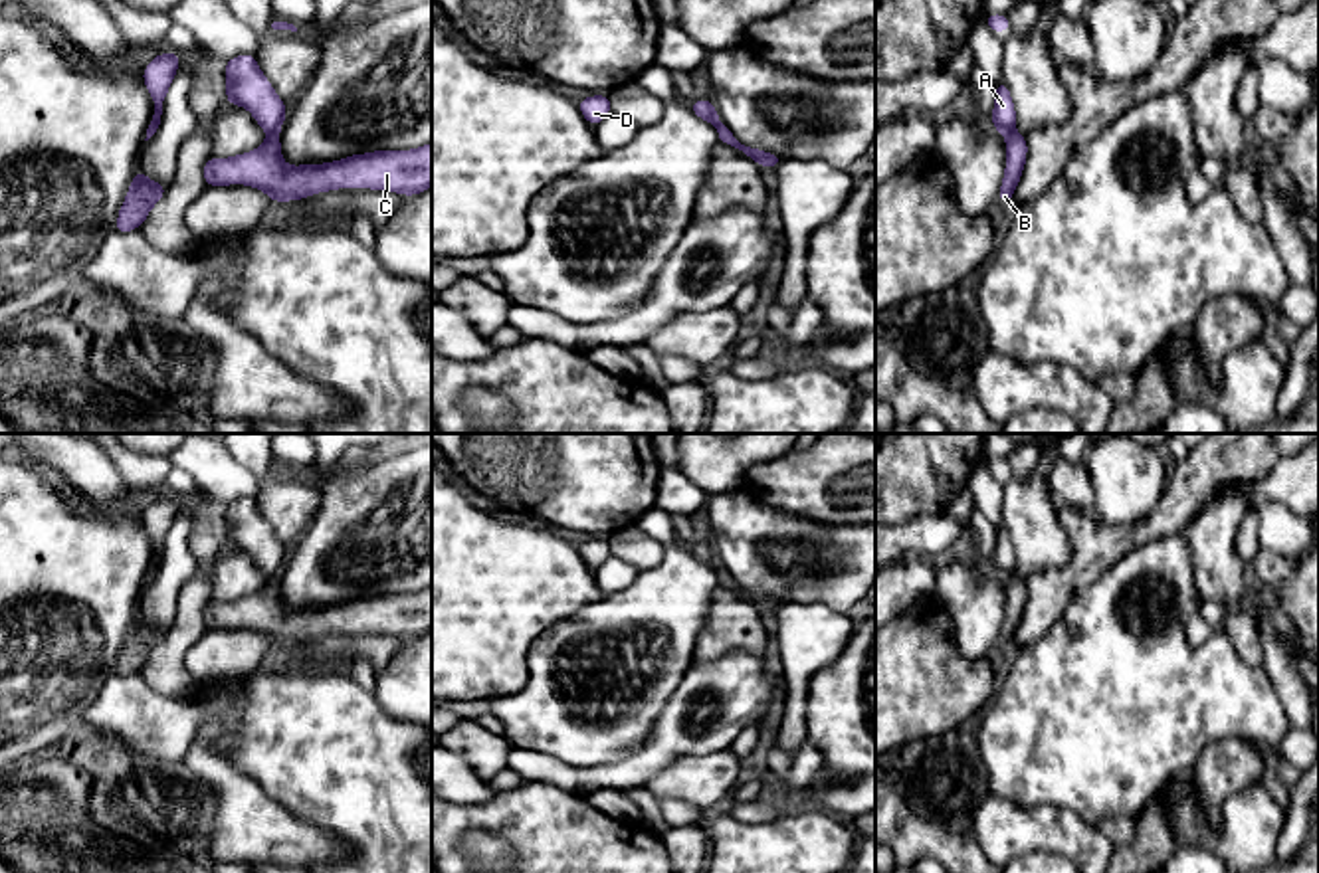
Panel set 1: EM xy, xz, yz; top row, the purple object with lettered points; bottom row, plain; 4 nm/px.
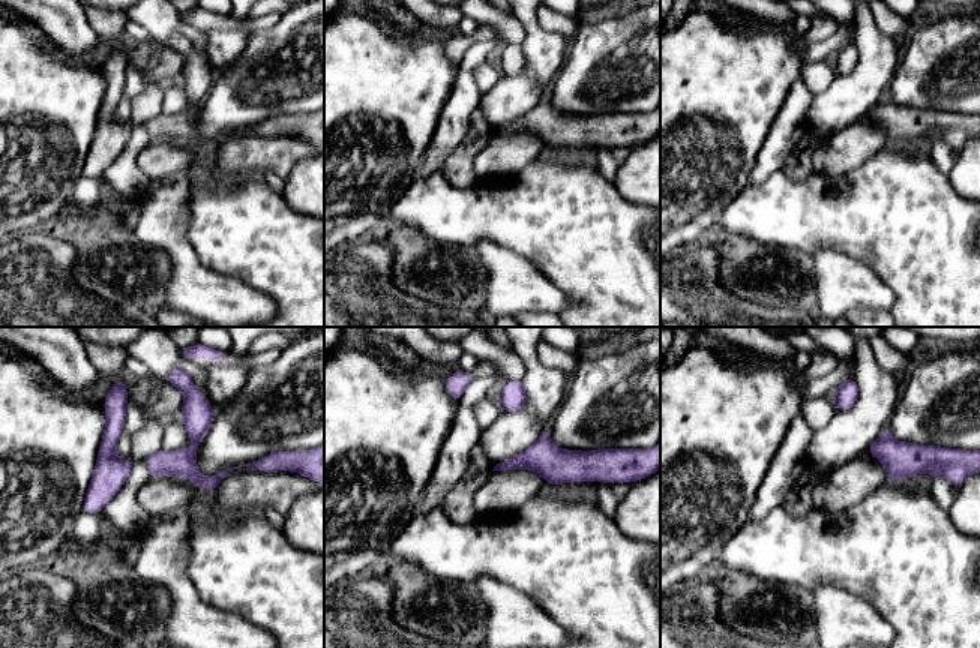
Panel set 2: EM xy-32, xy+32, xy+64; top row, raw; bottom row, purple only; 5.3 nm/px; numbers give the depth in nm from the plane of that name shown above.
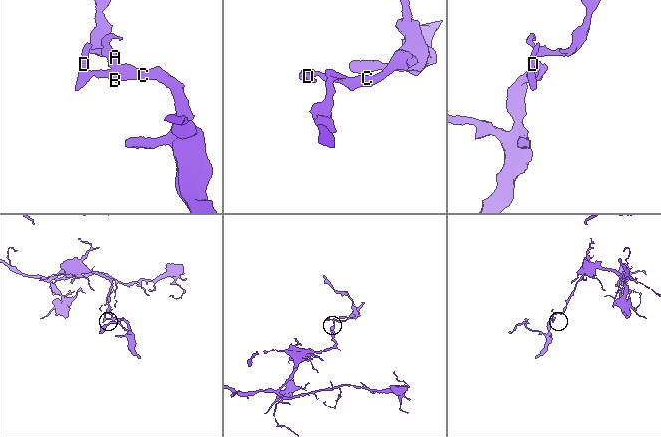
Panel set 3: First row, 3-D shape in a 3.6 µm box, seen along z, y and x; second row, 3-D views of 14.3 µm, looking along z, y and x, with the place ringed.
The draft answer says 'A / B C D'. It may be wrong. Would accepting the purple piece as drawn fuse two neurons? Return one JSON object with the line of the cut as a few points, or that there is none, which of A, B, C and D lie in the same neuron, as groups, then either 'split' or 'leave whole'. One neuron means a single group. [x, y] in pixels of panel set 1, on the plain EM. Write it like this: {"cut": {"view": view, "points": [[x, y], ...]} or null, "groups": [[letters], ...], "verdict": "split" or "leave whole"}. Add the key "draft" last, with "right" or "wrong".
{"cut": {"view": "xy", "points": [[280, 569], [270, 581]]}, "groups": [["A"], ["B", "C", "D"]], "verdict": "split", "draft": "right"}

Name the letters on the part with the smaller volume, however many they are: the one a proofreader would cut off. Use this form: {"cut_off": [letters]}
{"cut_off": ["B", "C", "D"]}

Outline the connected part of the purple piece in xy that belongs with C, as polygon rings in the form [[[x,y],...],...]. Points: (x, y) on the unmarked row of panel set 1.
[[[281,570],[252,596],[208,602],[202,612],[206,630],[248,628],[263,633],[271,645],[303,643],[335,631],[372,631],[414,639],[432,630],[432,586],[414,594],[374,594],[327,608],[287,610],[281,602],[279,574]]]

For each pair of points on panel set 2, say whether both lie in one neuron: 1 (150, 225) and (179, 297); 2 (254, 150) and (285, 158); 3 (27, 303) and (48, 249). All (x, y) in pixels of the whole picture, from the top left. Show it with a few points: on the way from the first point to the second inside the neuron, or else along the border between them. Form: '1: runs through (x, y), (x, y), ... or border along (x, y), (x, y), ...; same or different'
1: runs through (168, 243), (180, 255), (180, 279); same
2: runs through (261, 153), (278, 153); same
3: runs through (27, 290), (27, 278), (35, 263); same

